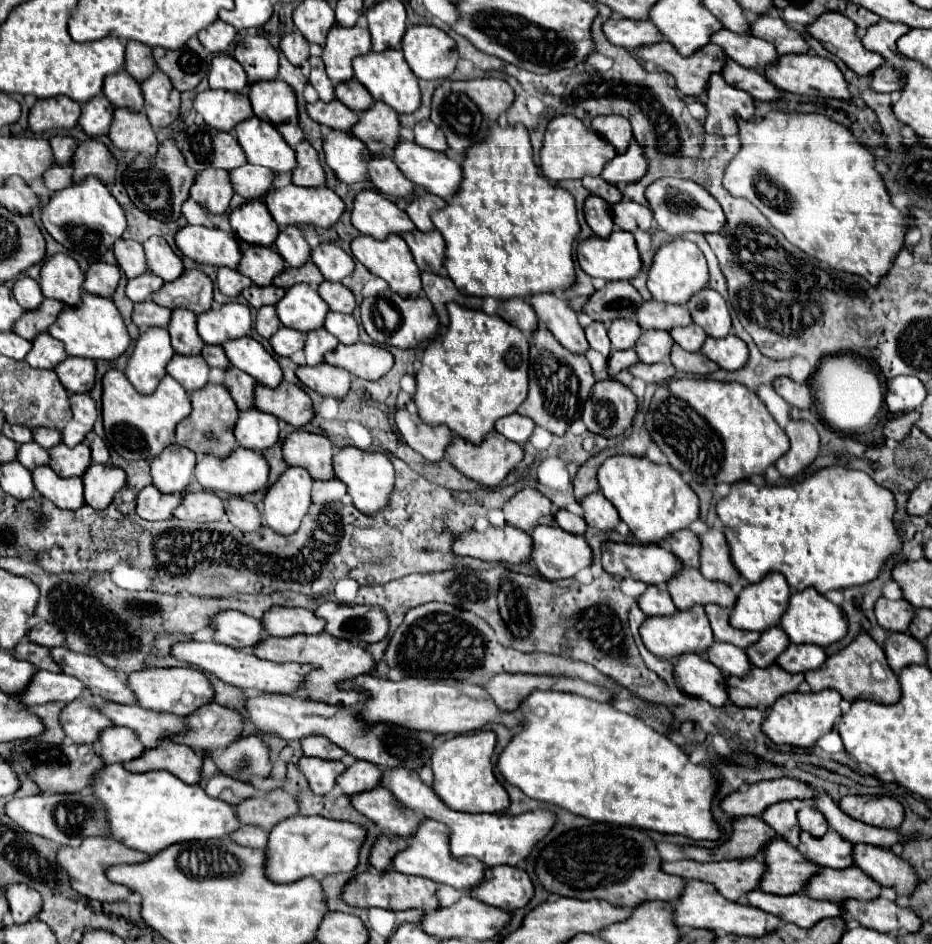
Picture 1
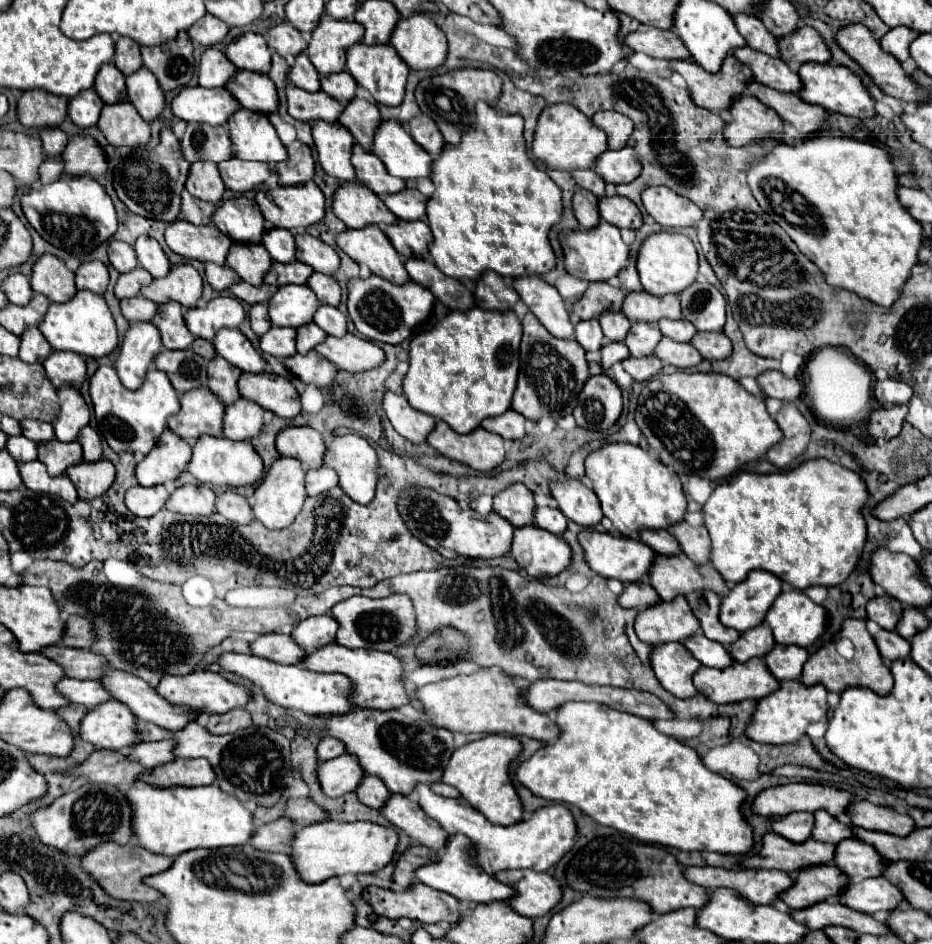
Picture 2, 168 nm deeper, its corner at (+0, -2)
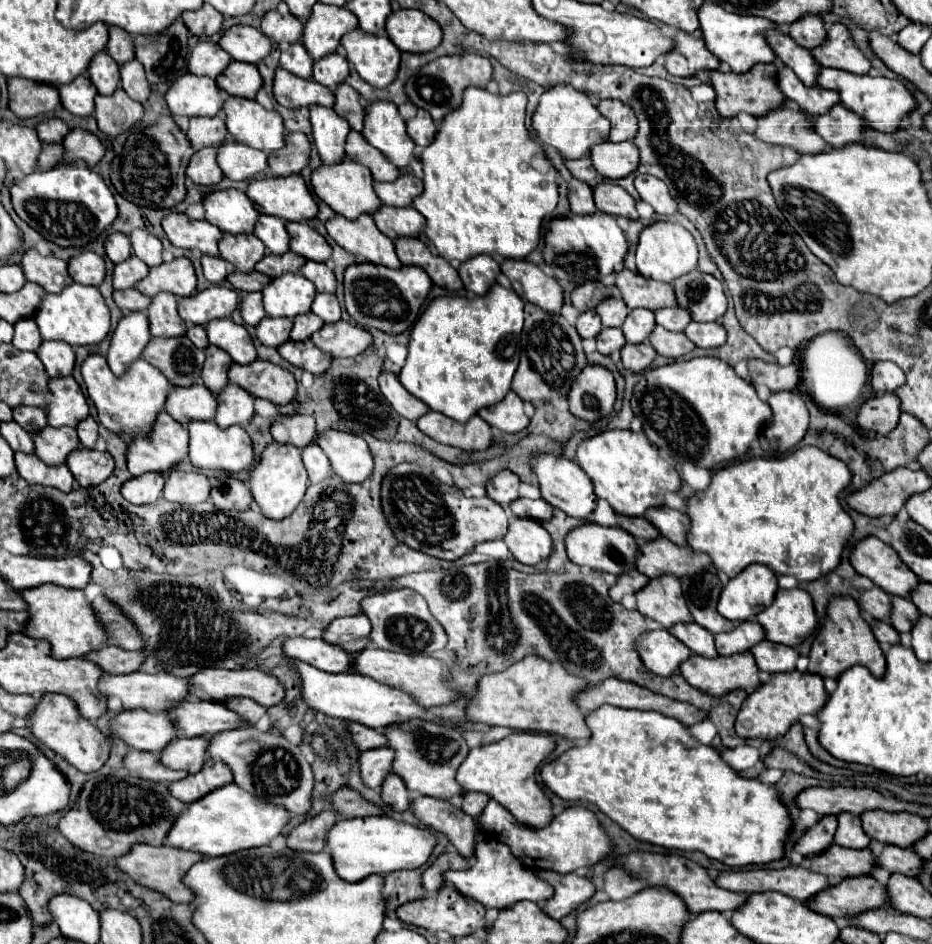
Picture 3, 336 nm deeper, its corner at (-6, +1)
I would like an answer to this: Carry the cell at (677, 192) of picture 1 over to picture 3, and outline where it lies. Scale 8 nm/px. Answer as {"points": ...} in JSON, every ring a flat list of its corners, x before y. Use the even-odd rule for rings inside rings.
{"points":[[638,174,636,180,634,180,634,186,636,186,640,198,644,202,648,202,656,210,656,214,670,216,670,214,676,214,678,212,678,204,670,196,668,186,662,180,658,180,656,176]]}

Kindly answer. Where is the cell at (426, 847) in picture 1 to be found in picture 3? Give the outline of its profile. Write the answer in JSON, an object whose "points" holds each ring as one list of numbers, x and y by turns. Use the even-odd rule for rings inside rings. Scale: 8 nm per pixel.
{"points":[[494,838,478,840,474,848,474,856,470,858,470,868,466,870,448,870,442,874,446,884,452,884,458,888,464,896,470,896,478,900,486,908,506,908,512,906,520,900,530,900,530,902,544,902,552,894,552,888,536,878,530,870,526,870,522,864,516,860,510,860,510,850,506,844,496,842]]}

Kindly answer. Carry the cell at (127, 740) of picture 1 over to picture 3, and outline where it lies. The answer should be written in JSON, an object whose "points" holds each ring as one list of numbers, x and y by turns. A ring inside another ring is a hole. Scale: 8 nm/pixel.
{"points":[[178,736,160,752,162,766,170,770,198,772,198,768,202,768,202,760,206,760,204,736,194,736,194,738]]}

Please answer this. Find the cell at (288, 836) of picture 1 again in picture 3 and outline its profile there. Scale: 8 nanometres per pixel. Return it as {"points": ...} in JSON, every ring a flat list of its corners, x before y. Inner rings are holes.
{"points":[[370,816,370,818,340,818,326,834,326,850,332,854,332,864,336,874,342,880,358,882,370,874,388,874,402,868,418,868,422,866,436,838,426,828,418,828,414,824,396,822,388,816]]}

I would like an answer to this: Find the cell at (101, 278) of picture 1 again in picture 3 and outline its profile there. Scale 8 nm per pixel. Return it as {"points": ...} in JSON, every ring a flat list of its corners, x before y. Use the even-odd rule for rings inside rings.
{"points":[[82,252,68,262,68,272,78,284,100,286,106,278,106,262,96,252]]}

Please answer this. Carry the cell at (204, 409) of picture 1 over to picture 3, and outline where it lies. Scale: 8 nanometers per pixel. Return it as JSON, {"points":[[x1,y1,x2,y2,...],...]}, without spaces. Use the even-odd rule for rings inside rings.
{"points":[[200,384,190,388,176,388,166,400,166,412,180,424,192,420,214,420,218,408,218,398]]}

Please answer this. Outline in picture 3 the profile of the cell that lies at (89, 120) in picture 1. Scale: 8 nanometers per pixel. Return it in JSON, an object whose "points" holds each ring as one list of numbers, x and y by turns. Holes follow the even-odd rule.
{"points":[[78,76,74,84,66,84,66,88,58,88,58,90,60,90,62,106,68,112,72,112,74,116,94,114,94,98,98,92,88,76]]}

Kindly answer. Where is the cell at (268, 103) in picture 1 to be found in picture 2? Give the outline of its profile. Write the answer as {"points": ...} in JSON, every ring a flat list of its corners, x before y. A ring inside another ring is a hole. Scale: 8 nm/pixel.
{"points":[[238,71,226,85,228,91,232,91,234,99,240,103,240,107,256,111,256,113,272,113,278,109,278,93,274,83,264,73,250,73,250,71]]}

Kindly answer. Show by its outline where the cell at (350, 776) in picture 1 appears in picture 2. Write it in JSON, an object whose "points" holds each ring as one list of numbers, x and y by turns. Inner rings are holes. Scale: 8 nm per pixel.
{"points":[[364,775,362,783,356,789,356,795,358,795,358,799,364,805,380,811,386,805,386,801,390,797,390,791,388,791,388,787,384,787,384,783,382,783,380,777,376,777,376,775]]}

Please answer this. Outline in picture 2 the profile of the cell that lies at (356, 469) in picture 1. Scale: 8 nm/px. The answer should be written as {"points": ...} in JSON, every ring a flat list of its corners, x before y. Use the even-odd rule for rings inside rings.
{"points":[[348,433,348,435,340,435,340,437,334,437,328,447,326,447,326,453,324,453,324,465,326,467,332,467,336,473,338,473,338,479,340,479,340,487,344,489,344,493,348,493,356,503,370,503,374,493,376,493,376,481,378,481,378,475,376,475,376,465,378,465,378,457,376,457,376,451,372,449,372,445,360,437,360,435,354,435,354,433]]}

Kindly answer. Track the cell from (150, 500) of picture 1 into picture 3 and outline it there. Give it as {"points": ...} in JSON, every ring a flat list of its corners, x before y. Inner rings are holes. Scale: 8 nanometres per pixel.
{"points":[[148,472,142,474,138,478,130,478,124,482,122,486,122,496,130,502,130,504,154,504,158,502,158,498,162,496,164,490,164,476,156,474,156,472]]}

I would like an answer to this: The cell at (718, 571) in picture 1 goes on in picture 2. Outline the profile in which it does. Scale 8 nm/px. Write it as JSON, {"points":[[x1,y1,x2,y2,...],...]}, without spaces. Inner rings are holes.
{"points":[[686,521,670,525,668,531,678,539,678,545,684,555,688,555,694,563,706,565,710,555,710,537,704,527,692,527]]}

